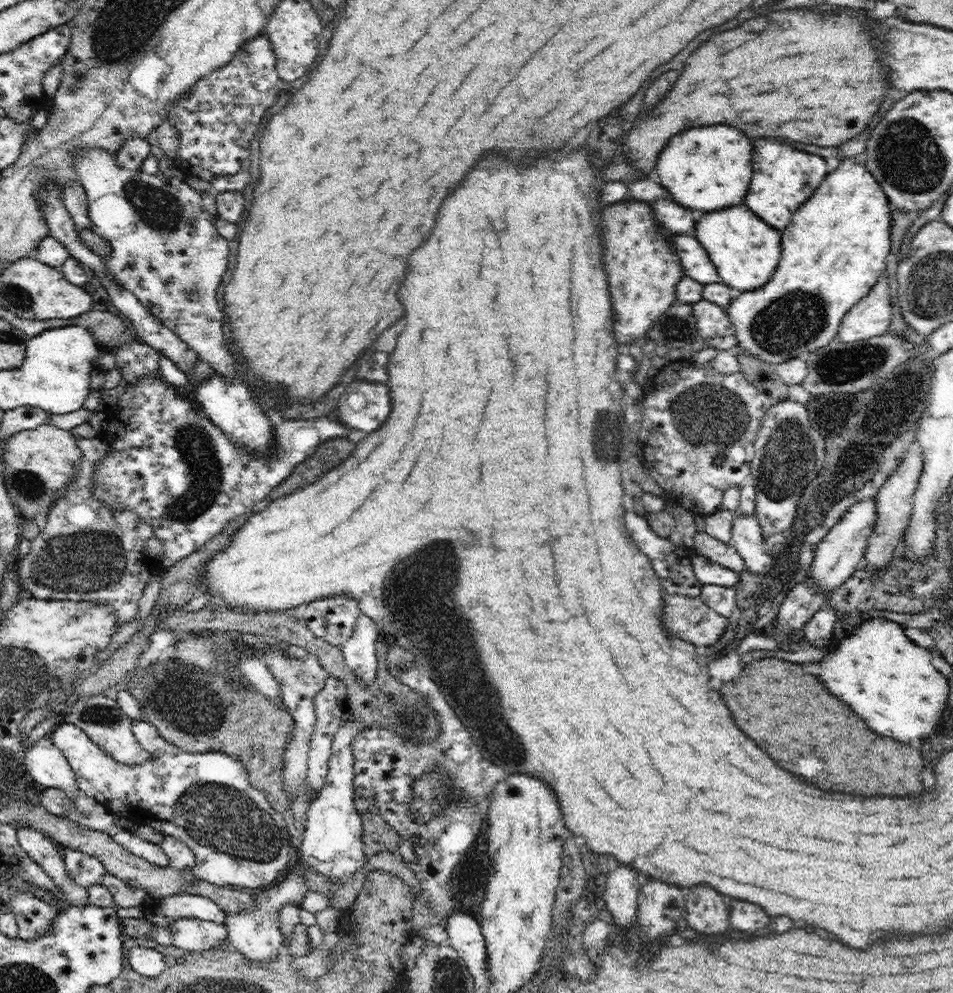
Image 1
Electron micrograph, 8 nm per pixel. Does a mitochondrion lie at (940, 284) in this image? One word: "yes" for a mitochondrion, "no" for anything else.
yes

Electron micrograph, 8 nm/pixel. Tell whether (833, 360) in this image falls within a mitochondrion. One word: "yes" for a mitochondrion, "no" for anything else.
yes

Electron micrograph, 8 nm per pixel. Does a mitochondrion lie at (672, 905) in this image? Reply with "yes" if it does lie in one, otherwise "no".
no

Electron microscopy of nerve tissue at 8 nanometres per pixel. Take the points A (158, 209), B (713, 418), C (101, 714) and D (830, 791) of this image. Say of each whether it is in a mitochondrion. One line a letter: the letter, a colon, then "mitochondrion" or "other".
A: mitochondrion
B: mitochondrion
C: mitochondrion
D: other

